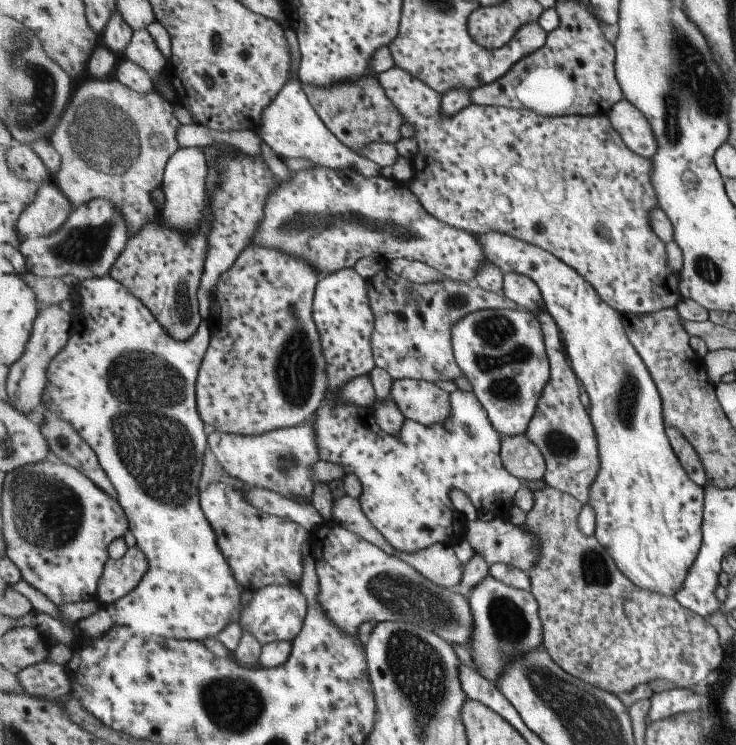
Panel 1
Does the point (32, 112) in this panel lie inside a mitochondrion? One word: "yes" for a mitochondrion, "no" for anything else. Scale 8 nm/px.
yes

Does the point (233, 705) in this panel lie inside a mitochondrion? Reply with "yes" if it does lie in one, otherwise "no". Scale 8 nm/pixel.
yes

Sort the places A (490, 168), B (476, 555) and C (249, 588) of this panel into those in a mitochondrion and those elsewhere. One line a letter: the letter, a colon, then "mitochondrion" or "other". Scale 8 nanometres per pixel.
A: other
B: other
C: other

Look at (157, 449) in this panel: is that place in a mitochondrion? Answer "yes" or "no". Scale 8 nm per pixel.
yes

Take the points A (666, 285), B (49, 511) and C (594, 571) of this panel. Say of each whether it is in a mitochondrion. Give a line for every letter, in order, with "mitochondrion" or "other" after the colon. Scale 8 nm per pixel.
A: other
B: mitochondrion
C: mitochondrion

